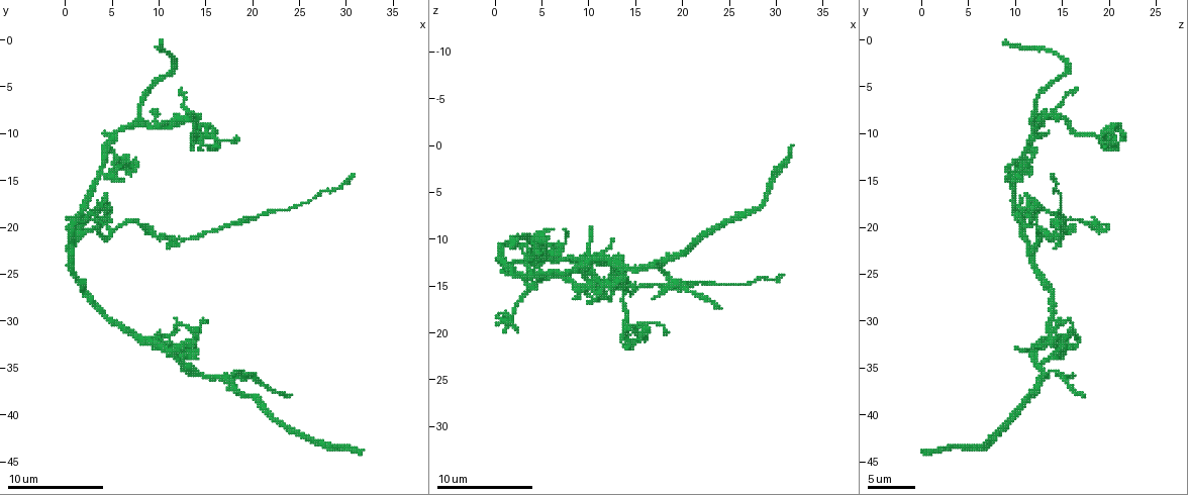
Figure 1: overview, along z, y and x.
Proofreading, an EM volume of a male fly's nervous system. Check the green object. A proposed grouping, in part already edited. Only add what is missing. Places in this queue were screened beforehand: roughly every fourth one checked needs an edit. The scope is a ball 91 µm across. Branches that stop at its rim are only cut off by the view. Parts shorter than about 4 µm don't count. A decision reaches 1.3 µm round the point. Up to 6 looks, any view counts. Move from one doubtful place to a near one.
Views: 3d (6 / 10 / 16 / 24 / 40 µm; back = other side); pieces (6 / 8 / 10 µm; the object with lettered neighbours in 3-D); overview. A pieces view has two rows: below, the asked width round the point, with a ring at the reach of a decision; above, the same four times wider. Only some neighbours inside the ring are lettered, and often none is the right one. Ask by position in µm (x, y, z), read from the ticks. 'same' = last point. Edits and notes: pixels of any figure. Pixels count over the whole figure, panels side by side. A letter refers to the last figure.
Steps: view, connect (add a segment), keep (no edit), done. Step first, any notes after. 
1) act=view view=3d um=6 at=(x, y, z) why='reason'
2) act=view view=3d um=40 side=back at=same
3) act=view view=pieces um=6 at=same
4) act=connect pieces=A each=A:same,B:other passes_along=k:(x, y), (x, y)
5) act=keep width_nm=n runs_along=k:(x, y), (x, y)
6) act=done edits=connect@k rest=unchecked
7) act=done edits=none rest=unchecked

act=view view=3d um=6 at=(24.0, 38.0, 17.2) why='an open end'

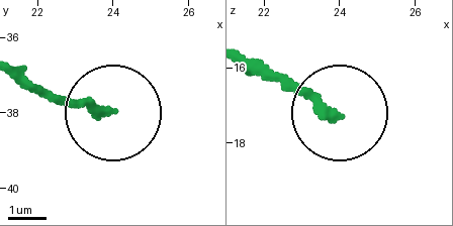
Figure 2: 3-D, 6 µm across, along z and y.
act=view view=pieces um=6 at=(23.90, 37.95, 17.25) why='see the neighbours'

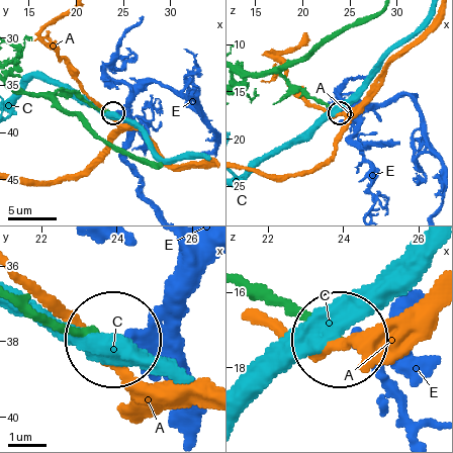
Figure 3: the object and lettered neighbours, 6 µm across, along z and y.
act=keep each=A:other,C:other,E:other runs_along=3:(243, 69), (253, 73), (281, 74), (321, 104), (339, 111) found='none of them fits'

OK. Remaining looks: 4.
act=view view=3d um=6 at=(4.0, 10.0, 13.4) why='free end'

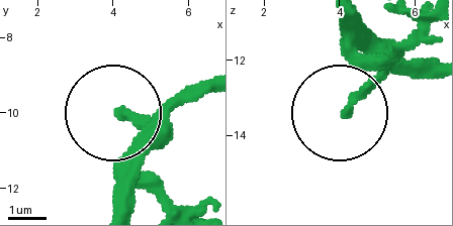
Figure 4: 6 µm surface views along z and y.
act=view view=pieces um=8 at=(4.25, 9.95, 13.40)

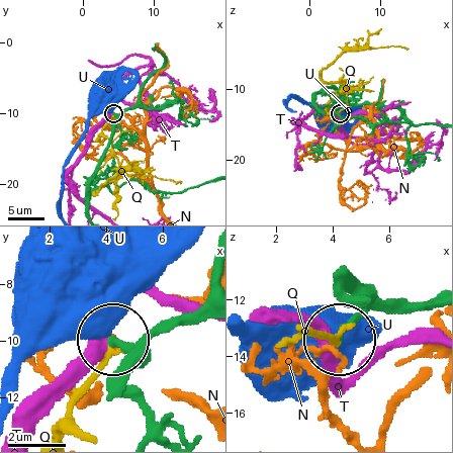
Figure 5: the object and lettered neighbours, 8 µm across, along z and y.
act=keep width_nm=190 each=N:other,Q:other,T:other,U:other runs_along=5:(89, 209), (89, 178), (117, 120), (113, 113) found='no lettered segment goes on from it'

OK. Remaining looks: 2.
act=view view=3d um=10 at=(12.4, 5.6, 16.4) why='branch stops here'

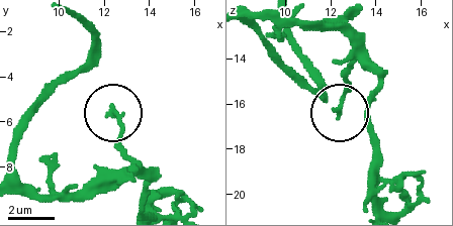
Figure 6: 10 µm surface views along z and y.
act=view view=pieces um=8 at=(12.4, 5.4, 16.5) why='see the neighbours'

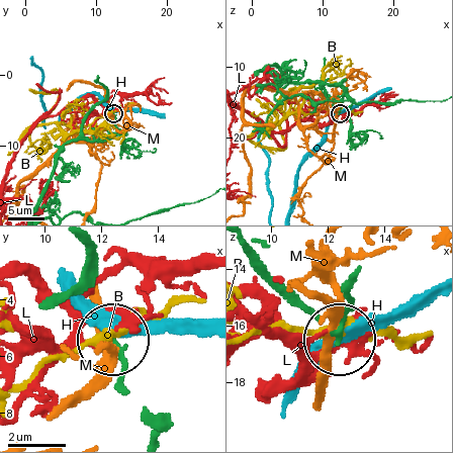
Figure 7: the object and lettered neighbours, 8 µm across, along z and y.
act=keep each=B:other,H:other,L:other,M:other runs_along=7:(123, 382), (113, 341) found='none of them fits'

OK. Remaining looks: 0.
act=done edits=none rest=unchecked

